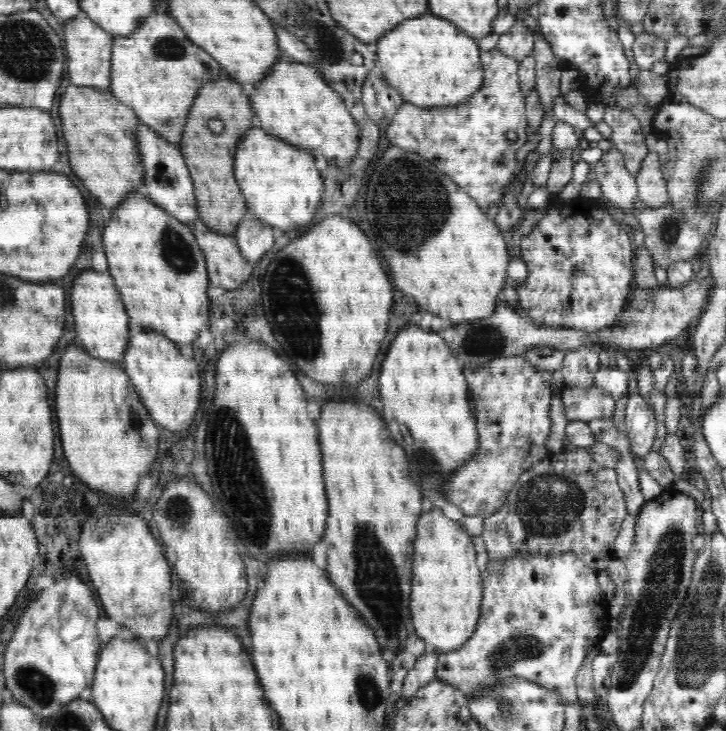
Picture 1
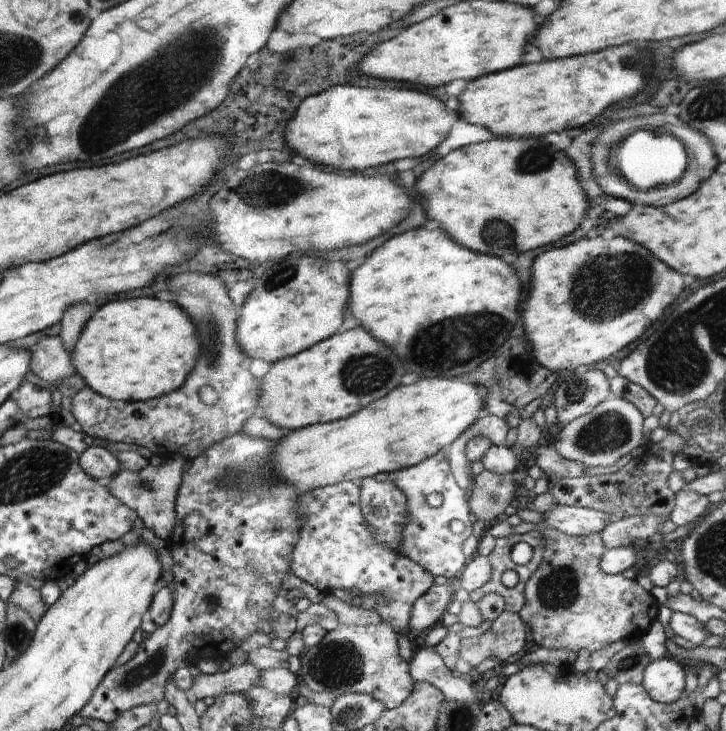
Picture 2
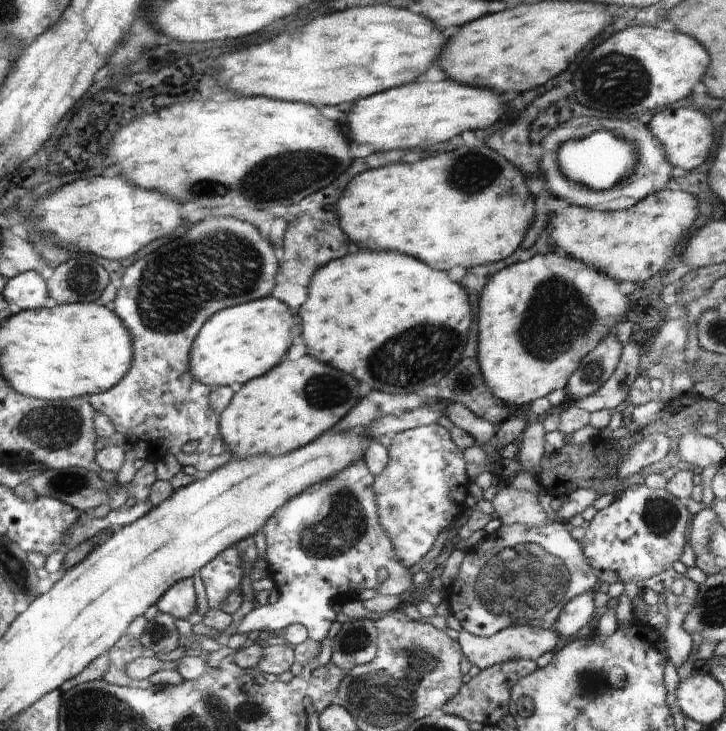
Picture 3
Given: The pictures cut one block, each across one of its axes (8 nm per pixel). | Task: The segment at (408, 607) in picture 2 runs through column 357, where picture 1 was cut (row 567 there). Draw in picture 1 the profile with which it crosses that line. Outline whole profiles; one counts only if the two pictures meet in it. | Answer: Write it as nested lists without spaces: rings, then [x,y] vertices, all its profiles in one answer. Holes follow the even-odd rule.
[[[516,551],[505,563],[496,561],[488,561],[486,569],[481,573],[483,576],[483,600],[481,604],[480,620],[474,634],[468,641],[459,648],[448,653],[439,652],[438,668],[436,668],[436,677],[448,685],[452,685],[454,689],[458,689],[469,700],[472,698],[480,698],[485,691],[490,691],[495,685],[502,683],[505,679],[524,679],[524,681],[532,681],[540,687],[544,687],[546,691],[558,693],[560,701],[564,705],[578,702],[578,694],[575,679],[581,669],[582,664],[588,654],[588,648],[598,647],[601,640],[610,632],[611,627],[615,624],[608,615],[608,600],[604,598],[599,587],[597,579],[597,570],[585,565],[585,562],[578,558],[574,553],[558,553],[558,554],[530,554],[522,551]]]

